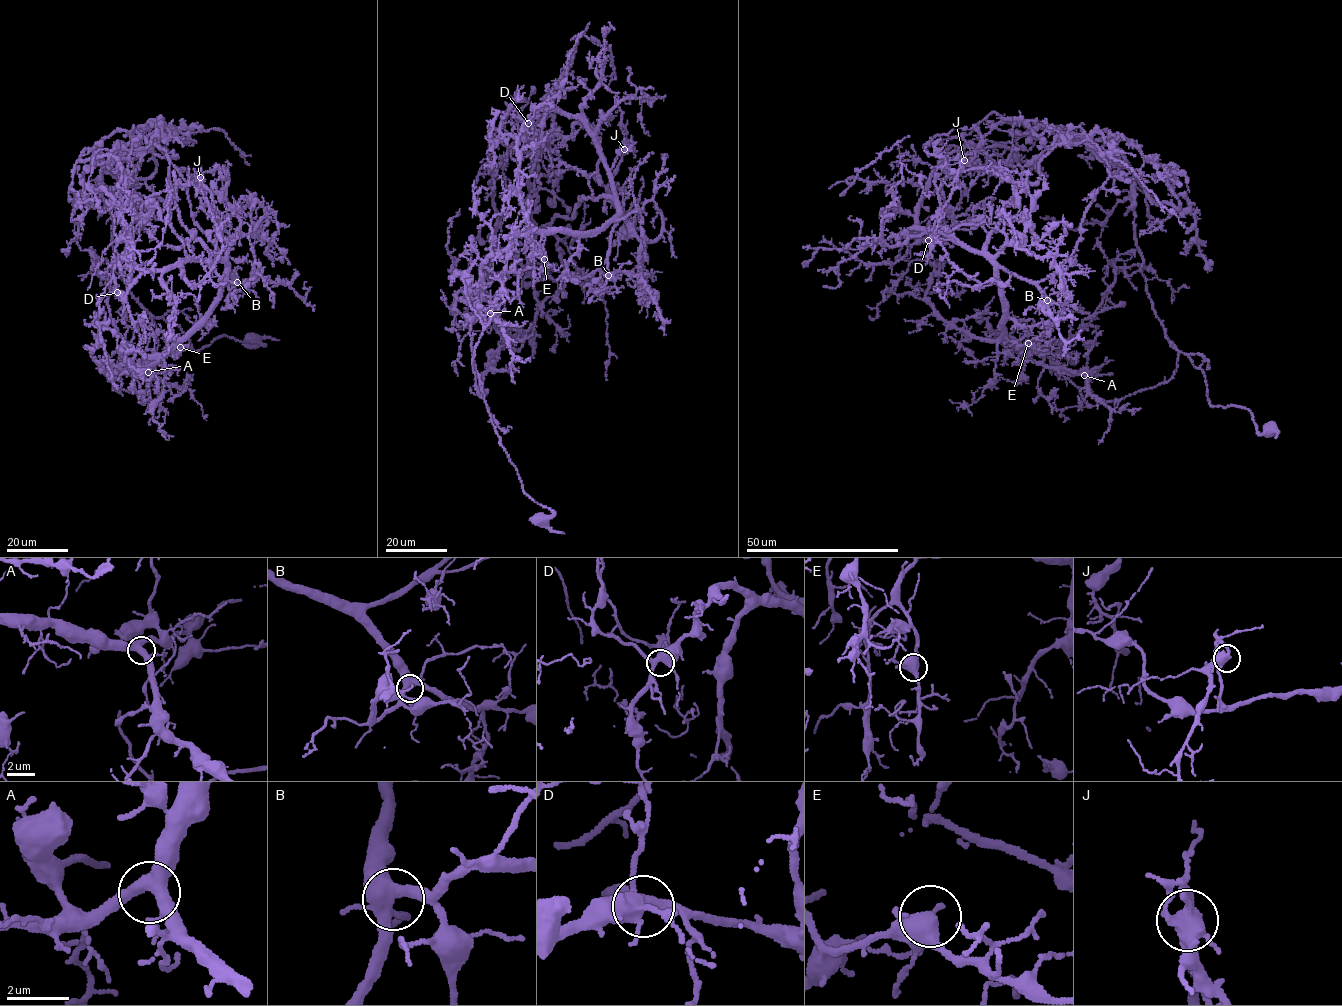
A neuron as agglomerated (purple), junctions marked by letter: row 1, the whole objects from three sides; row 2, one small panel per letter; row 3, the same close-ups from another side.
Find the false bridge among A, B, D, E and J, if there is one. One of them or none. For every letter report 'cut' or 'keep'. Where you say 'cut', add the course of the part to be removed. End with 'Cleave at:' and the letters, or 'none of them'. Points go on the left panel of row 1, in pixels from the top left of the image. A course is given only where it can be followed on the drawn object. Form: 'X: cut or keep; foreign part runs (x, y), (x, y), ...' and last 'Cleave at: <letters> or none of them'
A: keep
B: keep
D: keep
E: keep
J: cut; foreign part runs (200, 178), (201, 187), (197, 176), (189, 184), (173, 184), (143, 203), (132, 224), (102, 254), (87, 290)
Cleave at: J

